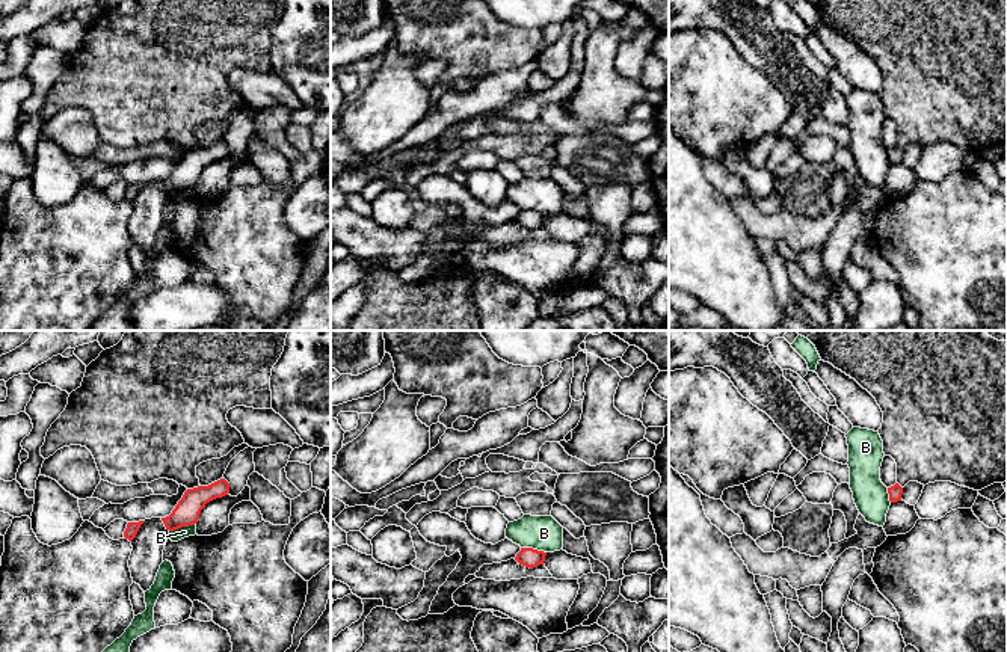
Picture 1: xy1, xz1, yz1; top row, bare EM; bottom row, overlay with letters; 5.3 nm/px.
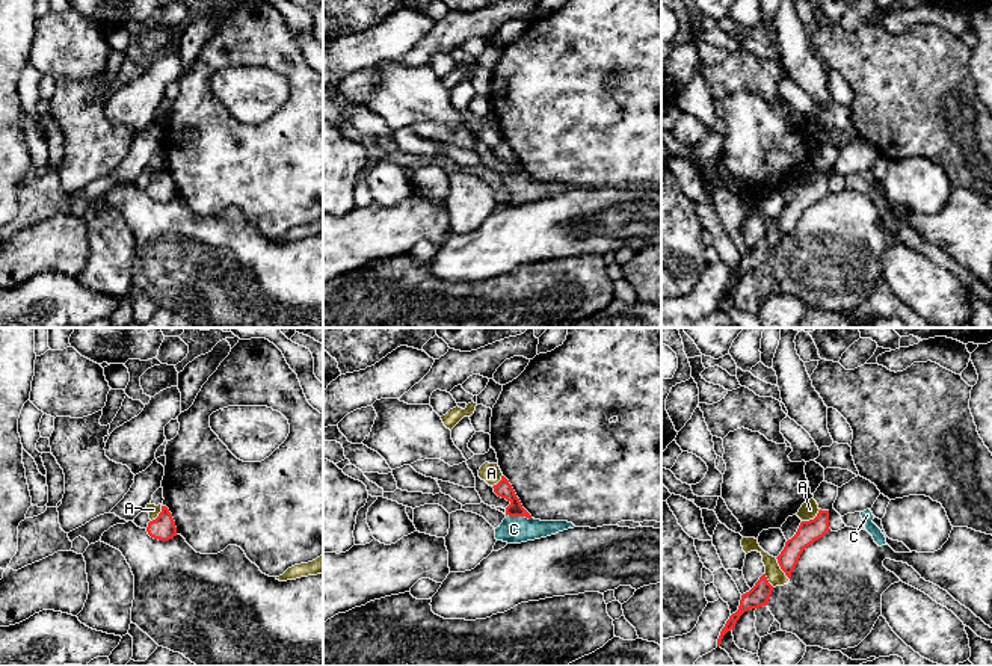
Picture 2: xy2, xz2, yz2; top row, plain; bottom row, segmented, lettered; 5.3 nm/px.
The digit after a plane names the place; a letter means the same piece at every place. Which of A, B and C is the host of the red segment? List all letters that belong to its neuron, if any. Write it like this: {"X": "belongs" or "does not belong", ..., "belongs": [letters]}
{"A": "does not belong", "B": "does not belong", "C": "belongs", "belongs": ["C"]}

